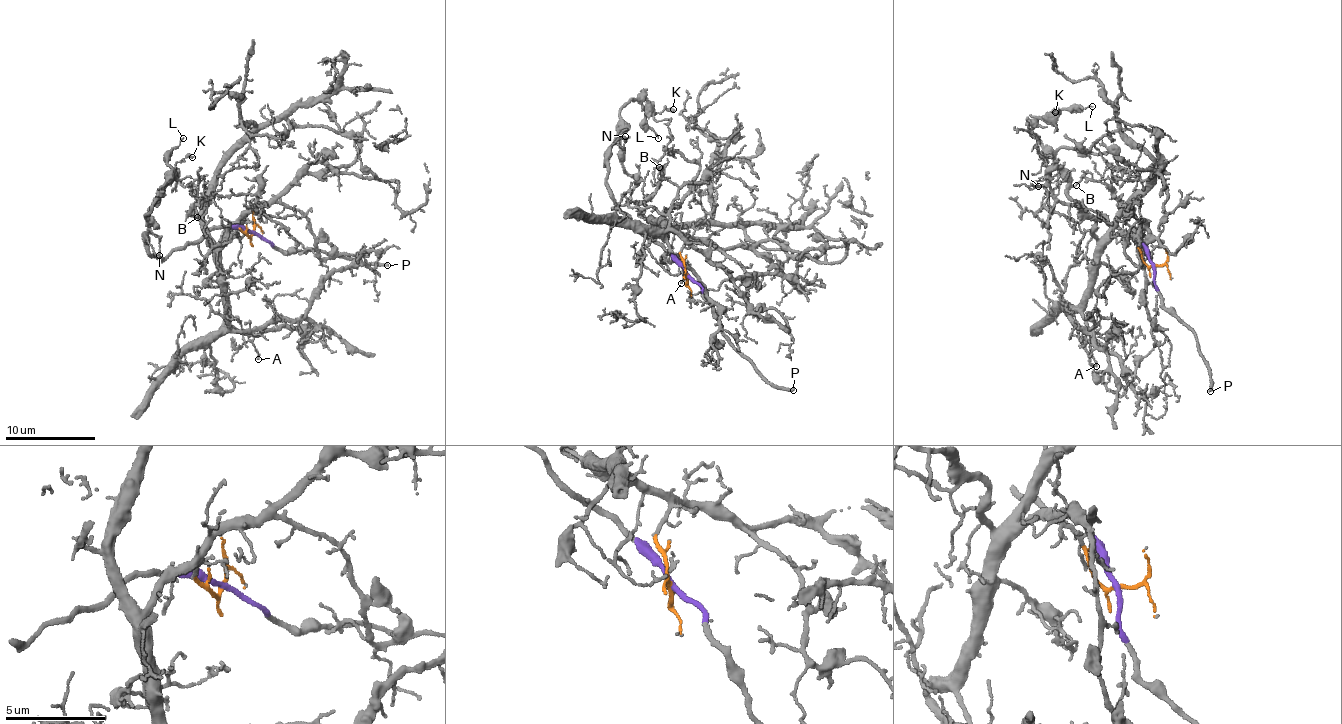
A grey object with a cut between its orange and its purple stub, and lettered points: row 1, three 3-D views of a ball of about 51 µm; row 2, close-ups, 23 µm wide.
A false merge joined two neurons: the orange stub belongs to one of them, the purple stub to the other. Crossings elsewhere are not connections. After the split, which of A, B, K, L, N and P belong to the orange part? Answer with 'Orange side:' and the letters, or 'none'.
Orange side: A, B

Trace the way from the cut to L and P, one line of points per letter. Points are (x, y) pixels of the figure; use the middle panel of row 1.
L: (687, 275), (614, 201), (605, 181), (620, 111), (630, 97), (645, 101), (645, 126), (658, 138)
P: (687, 275), (698, 282), (736, 349), (754, 362), (773, 385), (793, 389)

